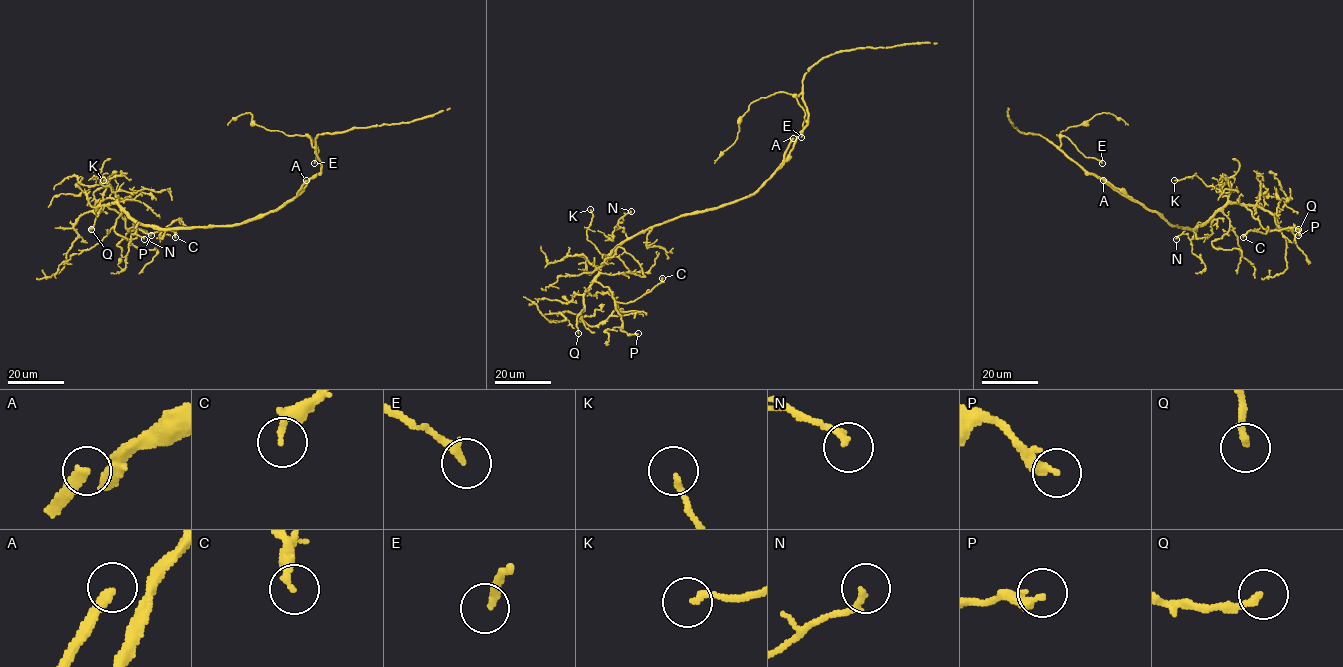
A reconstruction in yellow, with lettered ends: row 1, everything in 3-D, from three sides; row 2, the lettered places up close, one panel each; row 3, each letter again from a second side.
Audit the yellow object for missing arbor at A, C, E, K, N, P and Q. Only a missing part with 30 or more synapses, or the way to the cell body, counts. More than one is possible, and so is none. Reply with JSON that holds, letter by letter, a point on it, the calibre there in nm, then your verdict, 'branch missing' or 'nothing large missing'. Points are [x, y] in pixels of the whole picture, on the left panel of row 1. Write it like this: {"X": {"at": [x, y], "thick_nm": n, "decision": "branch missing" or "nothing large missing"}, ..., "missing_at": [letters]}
{"A": {"at": [306, 180], "thick_nm": 180, "decision": "branch missing"}, "C": {"at": [175, 237], "thick_nm": 260, "decision": "nothing large missing"}, "E": {"at": [314, 163], "thick_nm": 240, "decision": "branch missing"}, "K": {"at": [103, 180], "thick_nm": 170, "decision": "nothing large missing"}, "N": {"at": [144, 239], "thick_nm": 180, "decision": "nothing large missing"}, "P": {"at": [151, 235], "thick_nm": 320, "decision": "nothing large missing"}, "Q": {"at": [91, 229], "thick_nm": 200, "decision": "nothing large missing"}, "missing_at": ["A", "E"]}

